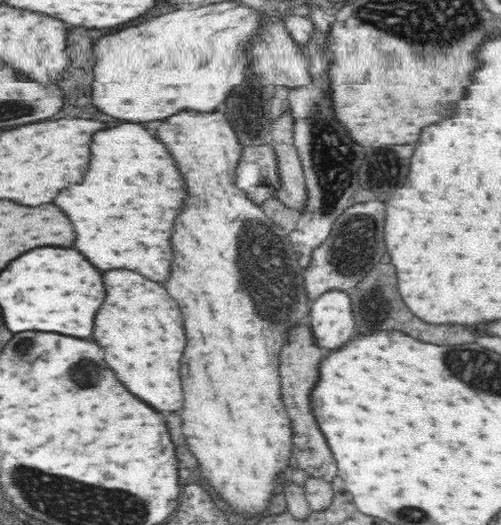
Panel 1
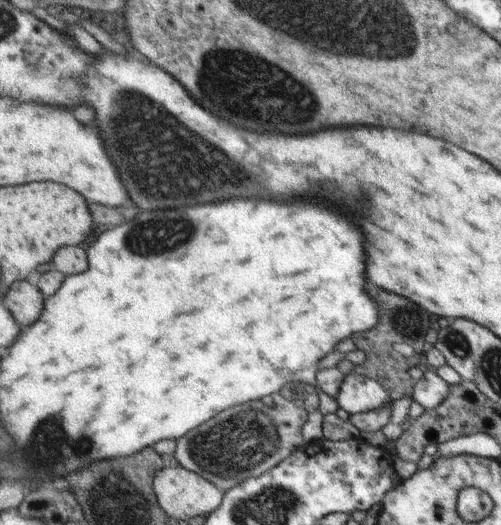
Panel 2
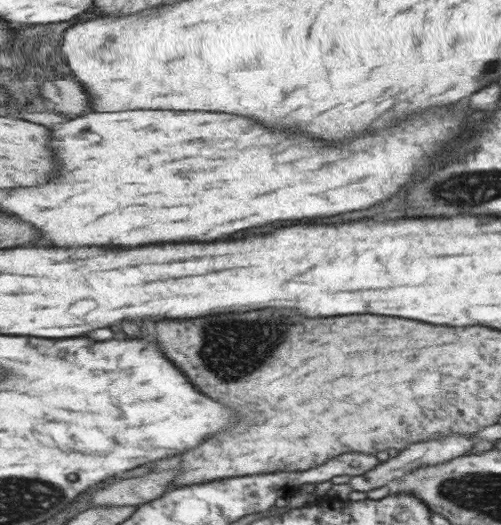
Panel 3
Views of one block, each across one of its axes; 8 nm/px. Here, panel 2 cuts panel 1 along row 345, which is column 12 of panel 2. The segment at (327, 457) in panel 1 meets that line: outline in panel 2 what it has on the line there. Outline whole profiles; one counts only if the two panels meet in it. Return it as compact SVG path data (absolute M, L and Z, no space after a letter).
M21 280L22 284L14 284L10 288L3 303L12 312L12 316L22 324L23 328L28 328L36 324L44 312L44 304L47 303L47 296L40 290L39 285L34 286L28 280Z

